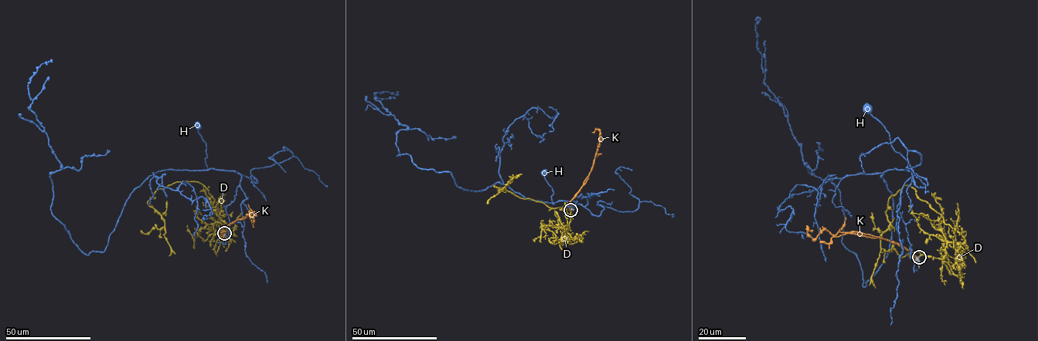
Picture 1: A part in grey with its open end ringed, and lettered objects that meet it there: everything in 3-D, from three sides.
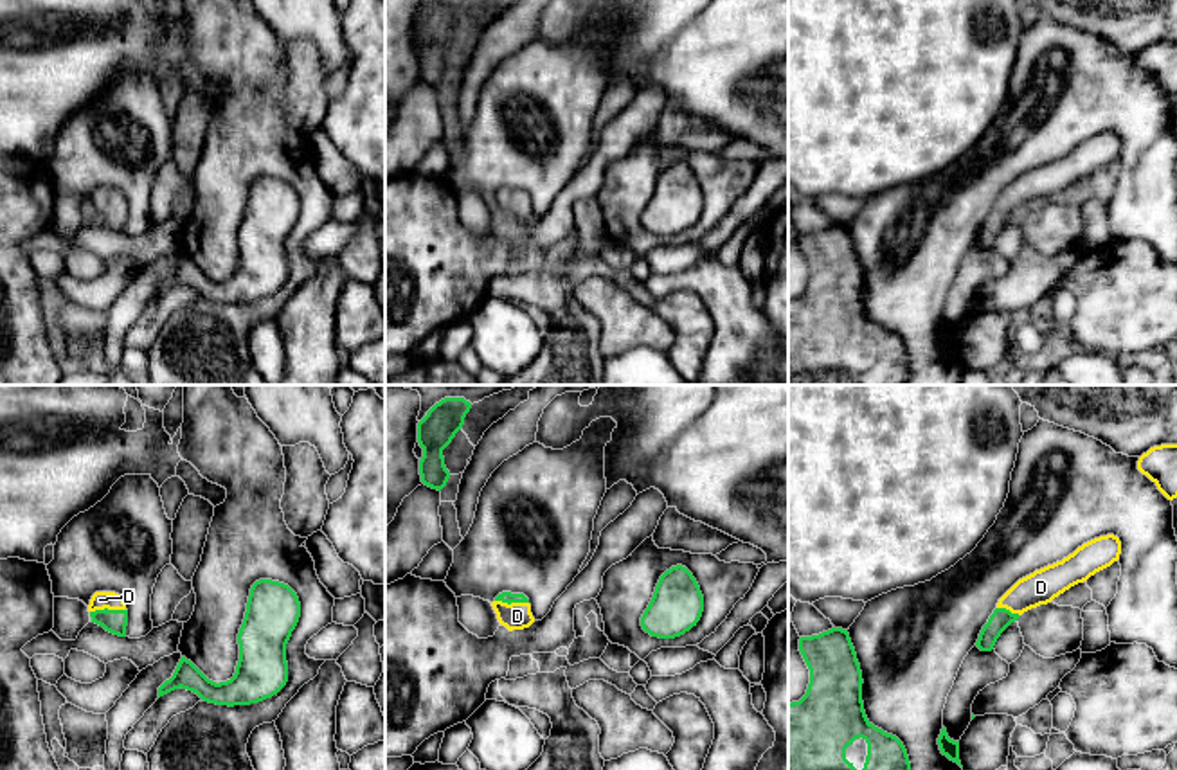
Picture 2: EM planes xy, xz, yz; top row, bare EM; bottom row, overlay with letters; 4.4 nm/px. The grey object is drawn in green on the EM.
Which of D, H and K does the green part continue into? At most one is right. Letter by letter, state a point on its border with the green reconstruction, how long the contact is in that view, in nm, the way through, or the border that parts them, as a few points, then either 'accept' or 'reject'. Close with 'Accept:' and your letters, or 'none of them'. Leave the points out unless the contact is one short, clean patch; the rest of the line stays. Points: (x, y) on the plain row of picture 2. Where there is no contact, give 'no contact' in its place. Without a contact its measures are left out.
D: xy (107, 205) | 160 nm | across xy (114, 218), (107, 205), (99, 196) | accept
H: no contact | reject
K: no contact | reject
Accept: D

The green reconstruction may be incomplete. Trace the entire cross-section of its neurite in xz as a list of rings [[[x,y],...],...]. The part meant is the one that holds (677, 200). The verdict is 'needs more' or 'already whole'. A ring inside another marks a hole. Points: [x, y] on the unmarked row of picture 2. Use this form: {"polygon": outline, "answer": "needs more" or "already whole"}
{"polygon": [[[677,162],[660,173],[641,223],[651,234],[675,236],[696,223],[702,209],[704,192],[696,176],[686,164]]], "answer": "already whole"}

